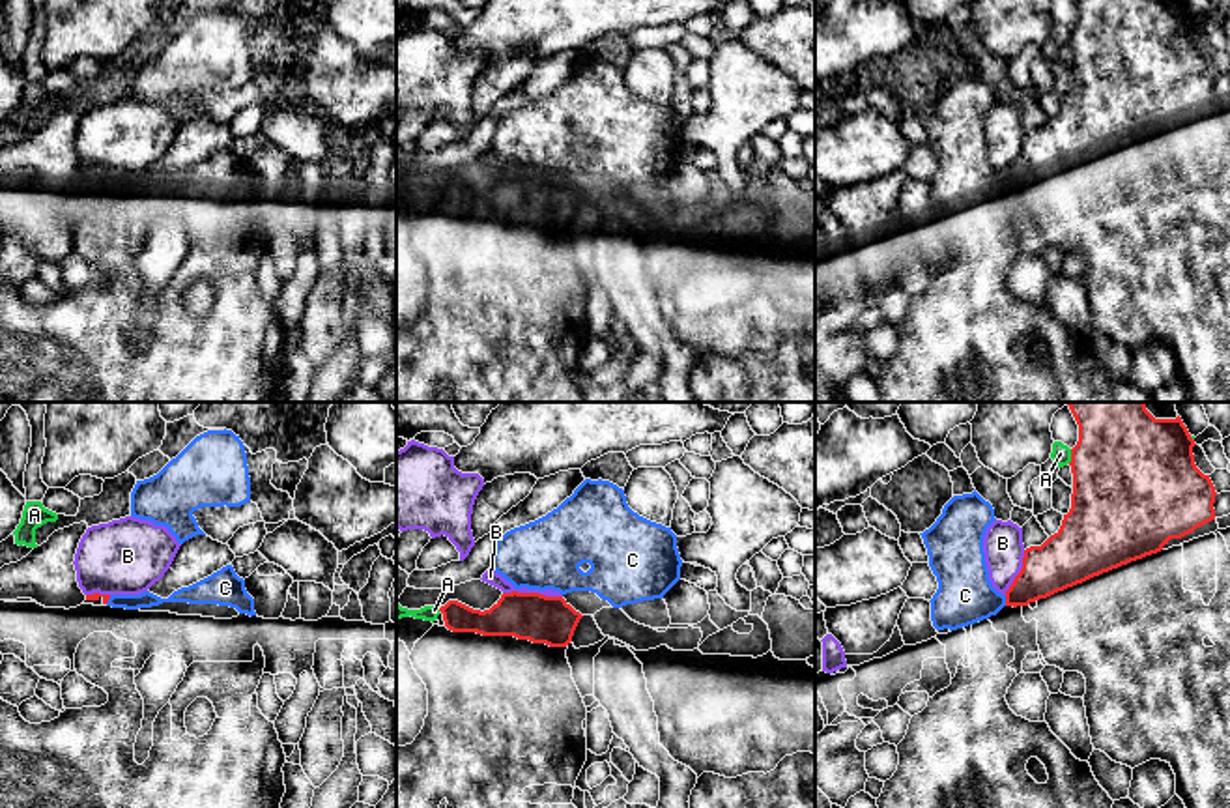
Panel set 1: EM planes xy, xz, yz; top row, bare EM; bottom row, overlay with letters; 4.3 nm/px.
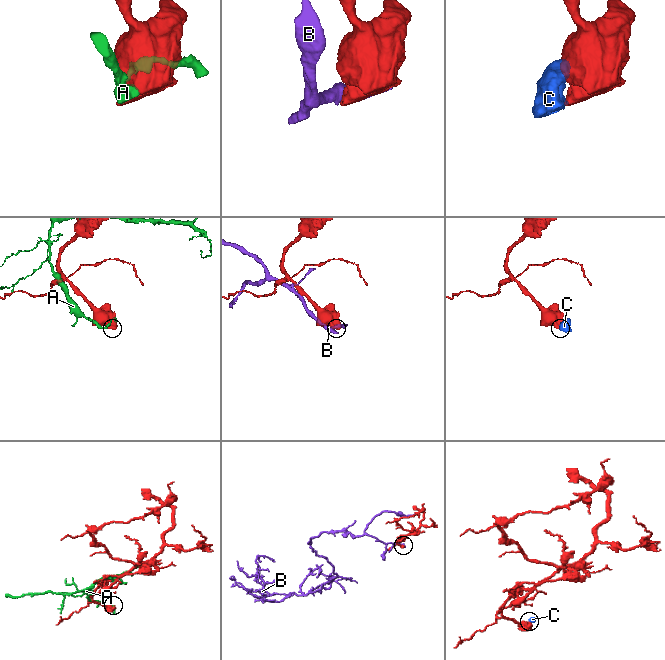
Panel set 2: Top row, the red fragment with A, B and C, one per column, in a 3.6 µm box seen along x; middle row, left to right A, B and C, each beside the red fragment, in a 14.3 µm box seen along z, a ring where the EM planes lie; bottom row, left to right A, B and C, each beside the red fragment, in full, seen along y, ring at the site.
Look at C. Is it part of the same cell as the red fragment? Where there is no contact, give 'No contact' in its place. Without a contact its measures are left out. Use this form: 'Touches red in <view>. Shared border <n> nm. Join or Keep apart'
Touches red in yz. Shared border 50 nm. Keep apart

